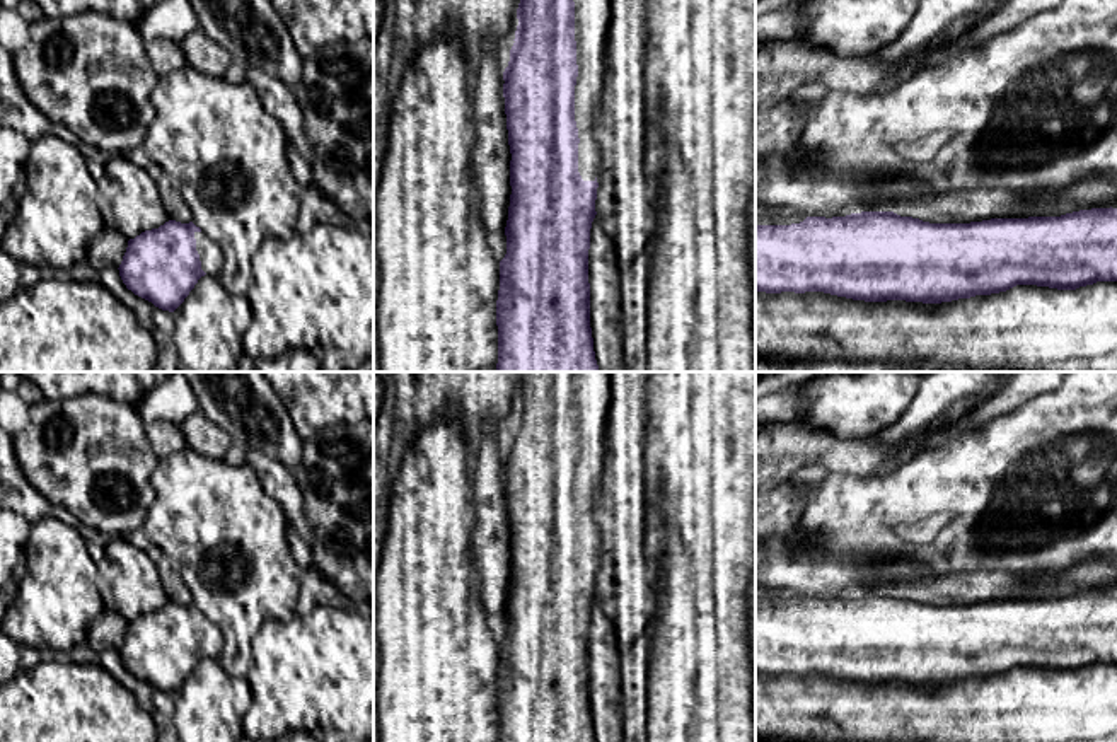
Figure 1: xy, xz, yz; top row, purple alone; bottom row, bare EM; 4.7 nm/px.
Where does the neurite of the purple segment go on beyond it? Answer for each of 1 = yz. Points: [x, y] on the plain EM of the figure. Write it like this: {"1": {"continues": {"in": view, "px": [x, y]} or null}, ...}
{"1": {"continues": {"in": "yz", "px": [764, 597]}}}

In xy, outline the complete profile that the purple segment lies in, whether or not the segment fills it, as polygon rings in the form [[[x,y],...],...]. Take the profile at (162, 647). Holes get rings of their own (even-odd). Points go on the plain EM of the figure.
[[[169,602],[130,621],[118,652],[128,672],[174,694],[201,658],[218,658],[222,648],[220,628],[200,609]]]

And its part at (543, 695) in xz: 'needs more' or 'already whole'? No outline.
needs more

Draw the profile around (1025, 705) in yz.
[[[1117,664],[1076,672],[1016,667],[941,686],[865,684],[824,674],[755,674],[755,735],[783,742],[1117,742]]]

